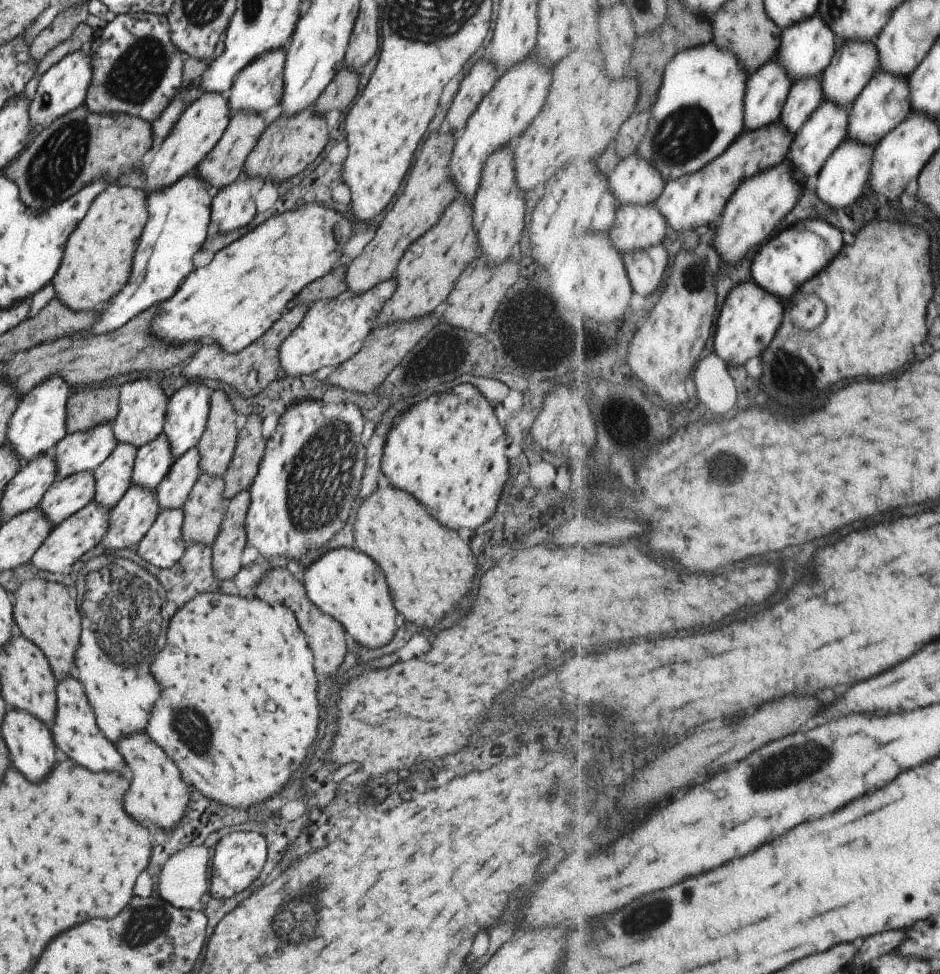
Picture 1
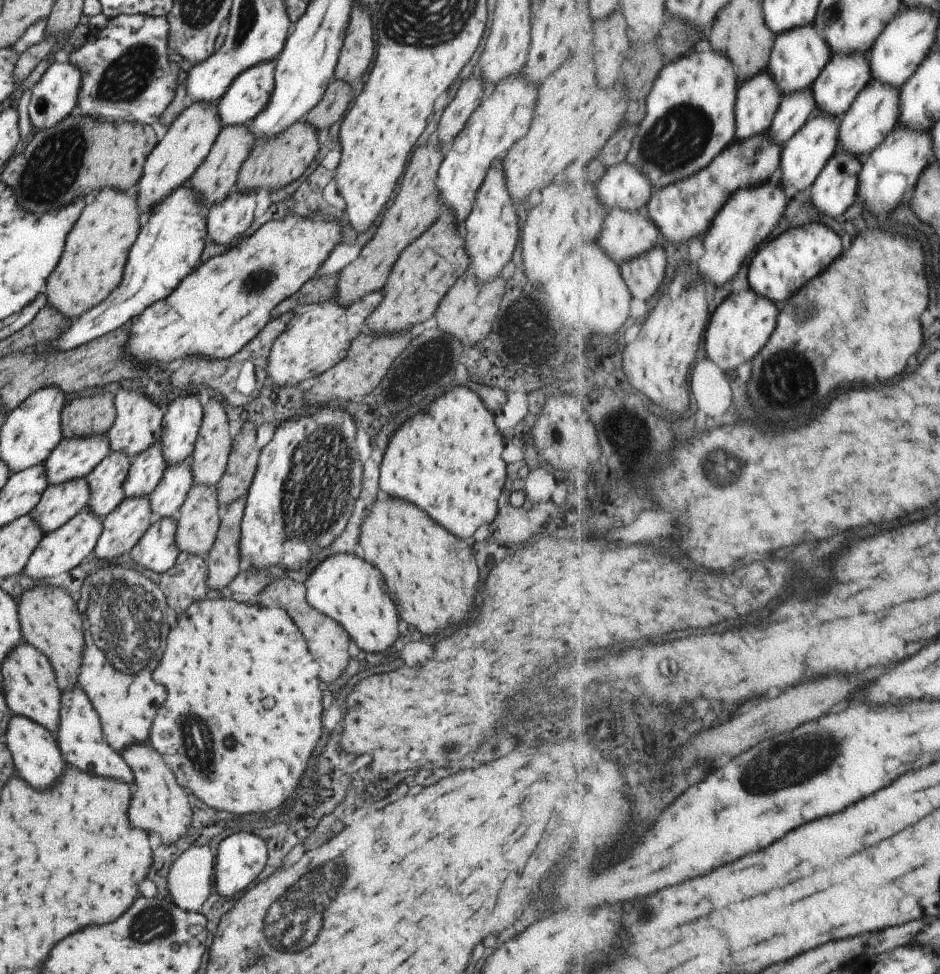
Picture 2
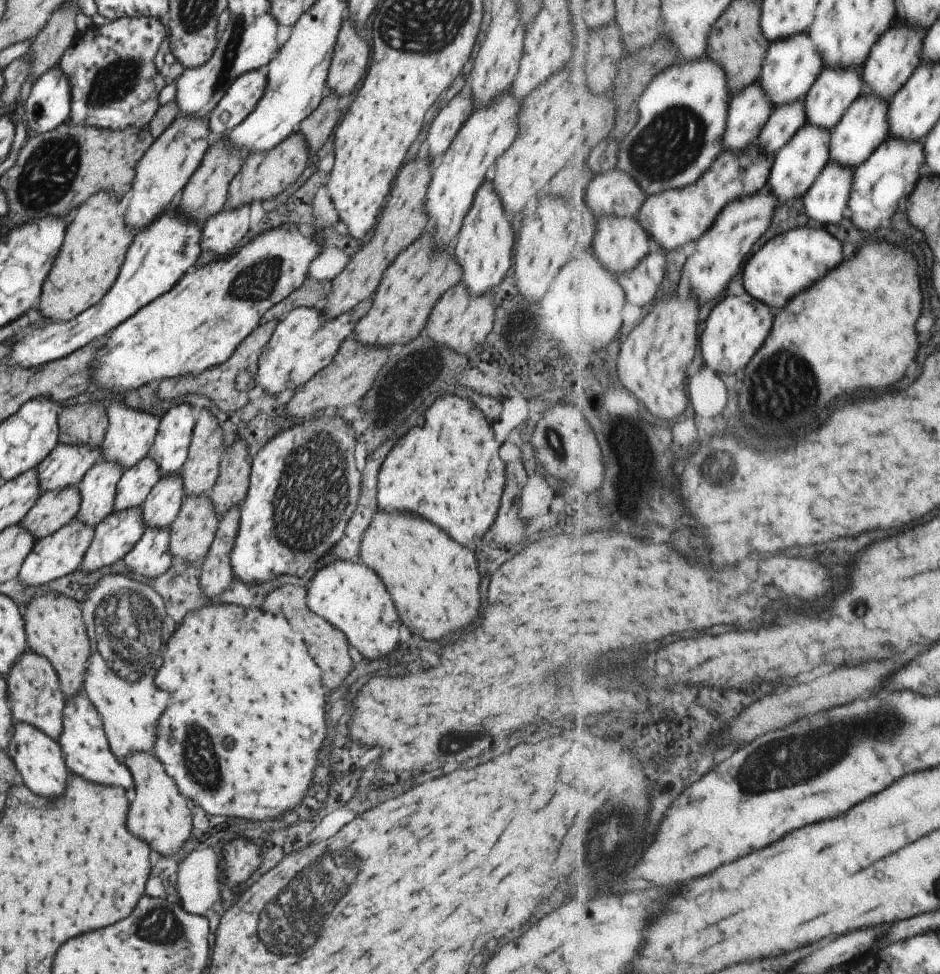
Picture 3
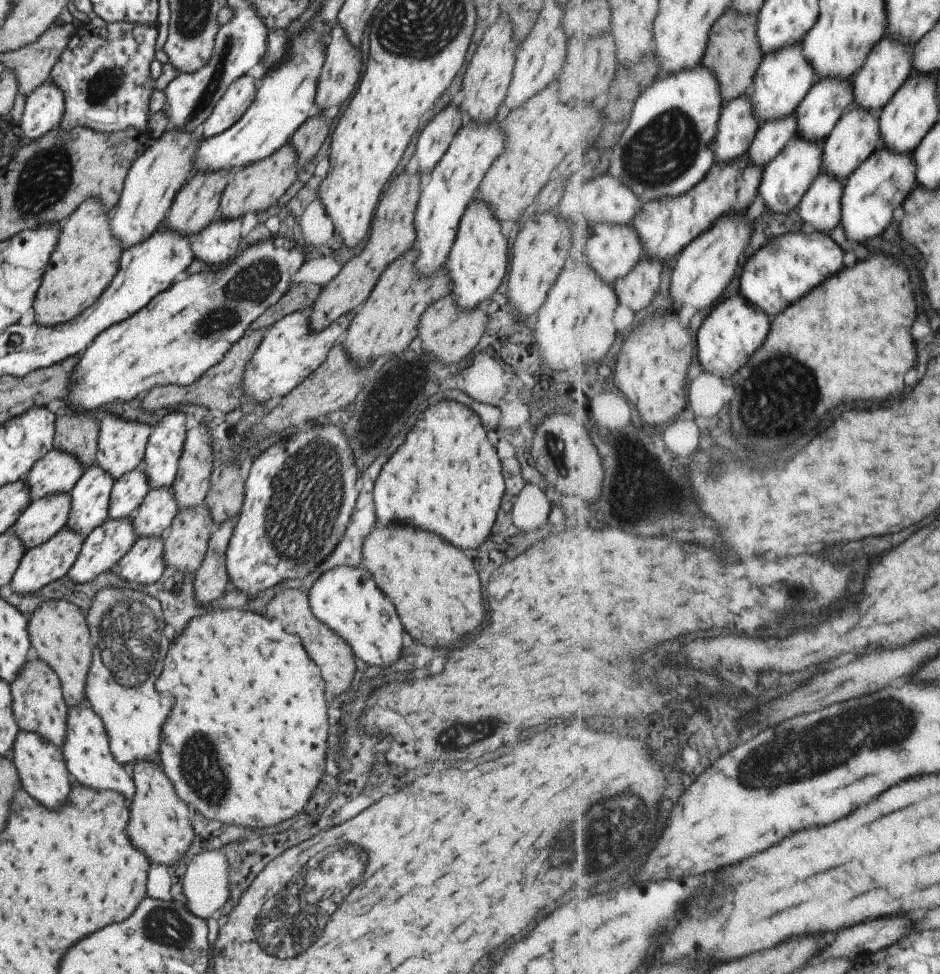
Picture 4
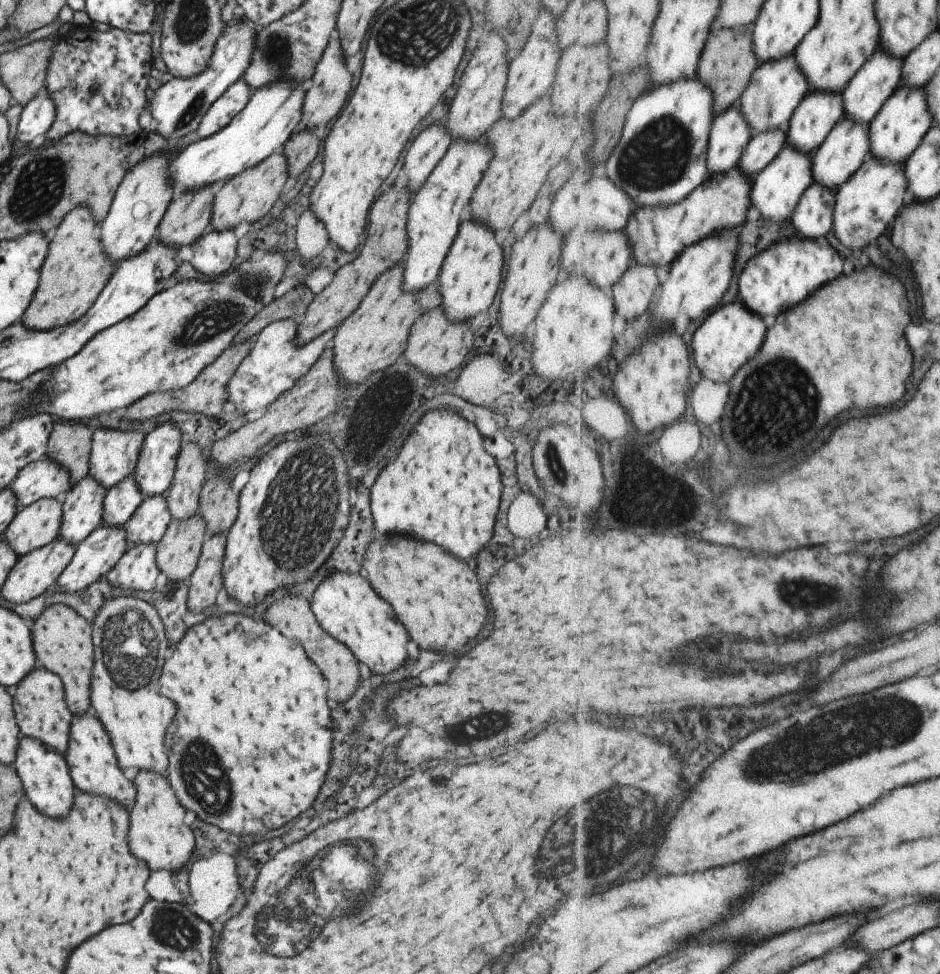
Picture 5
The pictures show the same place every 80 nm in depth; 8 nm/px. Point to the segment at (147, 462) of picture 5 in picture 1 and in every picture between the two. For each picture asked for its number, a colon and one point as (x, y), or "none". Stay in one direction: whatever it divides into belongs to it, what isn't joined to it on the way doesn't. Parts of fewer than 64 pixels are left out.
1: (186, 412)
2: (180, 424)
3: (173, 433)
4: (164, 446)

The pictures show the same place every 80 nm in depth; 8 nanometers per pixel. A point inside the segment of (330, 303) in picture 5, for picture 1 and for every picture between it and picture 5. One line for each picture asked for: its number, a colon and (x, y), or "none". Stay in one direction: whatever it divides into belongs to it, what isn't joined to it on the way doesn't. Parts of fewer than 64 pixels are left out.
1: (427, 191)
2: (416, 205)
3: (402, 219)
4: (392, 231)

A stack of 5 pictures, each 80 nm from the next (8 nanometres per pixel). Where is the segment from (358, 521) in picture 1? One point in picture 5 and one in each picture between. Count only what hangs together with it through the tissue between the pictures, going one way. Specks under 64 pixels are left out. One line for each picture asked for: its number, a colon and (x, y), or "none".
2: (431, 575)
3: (432, 581)
4: (432, 584)
5: (436, 597)

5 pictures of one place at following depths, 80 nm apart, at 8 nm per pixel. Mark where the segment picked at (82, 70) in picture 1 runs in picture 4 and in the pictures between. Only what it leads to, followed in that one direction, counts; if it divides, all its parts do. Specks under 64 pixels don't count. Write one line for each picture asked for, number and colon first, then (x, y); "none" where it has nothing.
2: (54, 96)
3: (48, 103)
4: (43, 108)

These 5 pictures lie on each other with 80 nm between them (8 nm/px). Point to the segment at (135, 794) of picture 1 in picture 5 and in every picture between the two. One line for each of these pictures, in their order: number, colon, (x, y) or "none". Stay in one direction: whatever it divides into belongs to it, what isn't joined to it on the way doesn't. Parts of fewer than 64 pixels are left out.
2: (159, 804)
3: (158, 814)
4: (158, 824)
5: (157, 835)

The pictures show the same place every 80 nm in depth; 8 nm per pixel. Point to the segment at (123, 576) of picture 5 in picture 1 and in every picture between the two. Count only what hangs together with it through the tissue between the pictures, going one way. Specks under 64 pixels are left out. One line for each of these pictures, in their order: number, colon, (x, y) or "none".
1: (162, 545)
2: (156, 549)
3: (149, 556)
4: (143, 562)

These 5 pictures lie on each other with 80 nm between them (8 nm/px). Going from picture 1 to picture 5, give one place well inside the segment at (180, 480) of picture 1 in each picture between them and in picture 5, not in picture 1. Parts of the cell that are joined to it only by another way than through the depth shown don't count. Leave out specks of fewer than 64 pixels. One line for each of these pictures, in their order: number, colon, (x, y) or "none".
2: (165, 499)
3: (161, 505)
4: (152, 517)
5: (147, 524)

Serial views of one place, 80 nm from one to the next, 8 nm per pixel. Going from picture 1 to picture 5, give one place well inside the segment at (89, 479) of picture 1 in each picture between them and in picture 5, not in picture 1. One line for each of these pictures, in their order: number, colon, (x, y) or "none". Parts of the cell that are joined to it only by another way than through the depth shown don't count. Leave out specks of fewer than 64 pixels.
2: (58, 503)
3: (52, 509)
4: (42, 518)
5: (33, 526)

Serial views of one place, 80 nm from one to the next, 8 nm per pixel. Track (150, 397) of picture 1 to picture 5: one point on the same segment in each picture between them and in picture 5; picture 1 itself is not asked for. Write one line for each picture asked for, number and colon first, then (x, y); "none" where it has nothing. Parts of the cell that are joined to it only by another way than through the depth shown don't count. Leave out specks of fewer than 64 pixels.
2: (136, 425)
3: (130, 433)
4: (120, 447)
5: (113, 453)

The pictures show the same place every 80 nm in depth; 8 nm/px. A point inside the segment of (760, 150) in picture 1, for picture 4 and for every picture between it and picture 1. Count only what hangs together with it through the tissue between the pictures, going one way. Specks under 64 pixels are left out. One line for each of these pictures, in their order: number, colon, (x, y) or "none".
2: (686, 209)
3: (674, 217)
4: (666, 226)

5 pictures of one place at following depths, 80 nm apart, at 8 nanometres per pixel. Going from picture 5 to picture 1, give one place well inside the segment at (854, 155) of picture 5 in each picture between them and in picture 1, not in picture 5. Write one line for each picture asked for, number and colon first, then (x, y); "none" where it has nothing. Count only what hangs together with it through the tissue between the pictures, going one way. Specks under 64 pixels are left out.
1: (885, 103)
2: (875, 115)
3: (865, 126)
4: (857, 136)

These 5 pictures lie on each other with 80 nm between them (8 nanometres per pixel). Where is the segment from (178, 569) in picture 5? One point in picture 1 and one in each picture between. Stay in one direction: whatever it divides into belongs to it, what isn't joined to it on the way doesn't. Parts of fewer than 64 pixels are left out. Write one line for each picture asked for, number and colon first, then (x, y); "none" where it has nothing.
1: (202, 511)
2: (198, 519)
3: (192, 530)
4: (185, 541)

